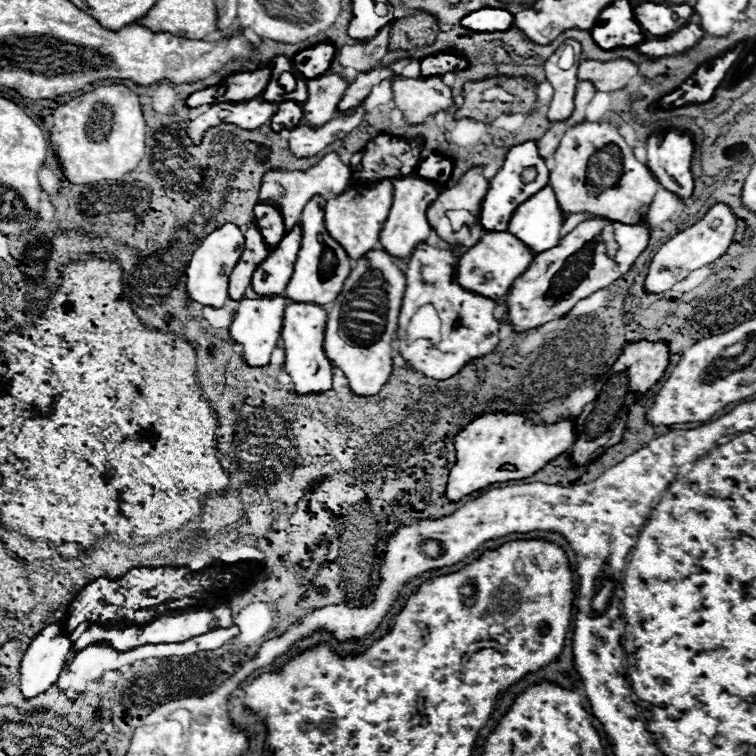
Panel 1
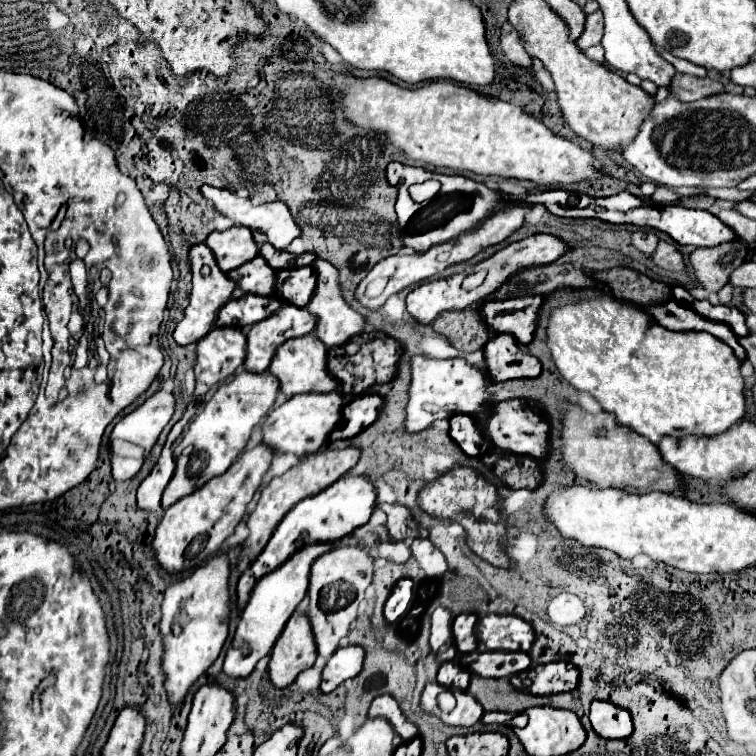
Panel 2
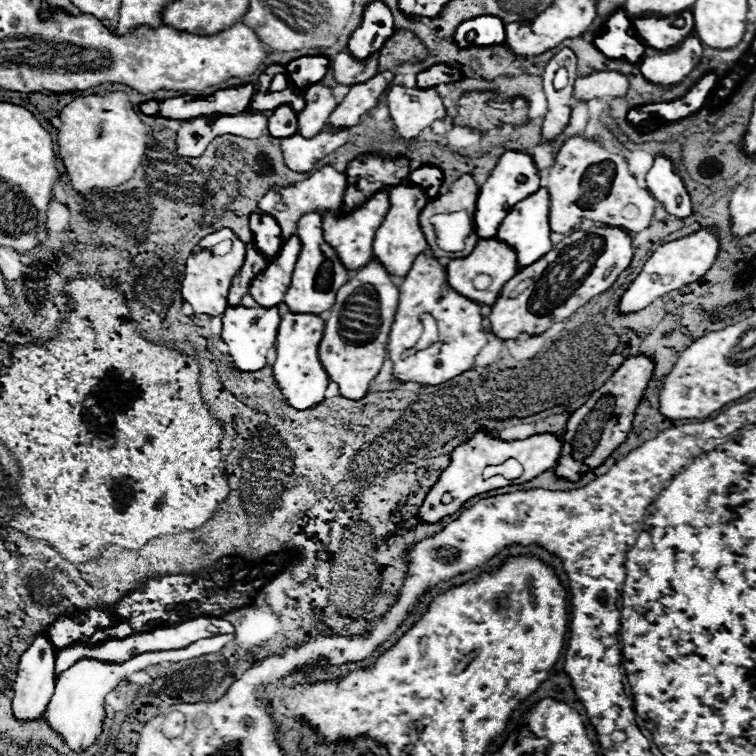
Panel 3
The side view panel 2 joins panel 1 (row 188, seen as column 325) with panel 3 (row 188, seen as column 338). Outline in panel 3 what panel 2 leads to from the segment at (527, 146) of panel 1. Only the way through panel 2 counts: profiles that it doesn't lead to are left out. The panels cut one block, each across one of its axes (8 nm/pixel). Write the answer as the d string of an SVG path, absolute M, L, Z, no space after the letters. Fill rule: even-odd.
M522 152L502 154L496 168L490 172L488 180L480 186L480 192L478 192L476 214L474 214L474 228L478 238L494 238L498 232L498 226L502 224L504 216L514 208L514 204L534 194L538 188L540 188L538 170L528 154L522 154ZM518 178L522 178L522 182Z

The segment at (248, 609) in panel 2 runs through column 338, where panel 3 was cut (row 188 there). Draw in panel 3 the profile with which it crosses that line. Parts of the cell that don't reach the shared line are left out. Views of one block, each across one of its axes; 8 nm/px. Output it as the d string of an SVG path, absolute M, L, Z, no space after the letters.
M540 188L540 192L534 192L532 196L520 200L520 204L516 204L512 212L508 212L508 216L504 218L504 224L500 224L500 232L496 234L496 238L516 250L518 268L526 268L528 264L534 264L536 260L540 260L540 256L552 250L550 226L548 226L548 206L550 206L548 190Z

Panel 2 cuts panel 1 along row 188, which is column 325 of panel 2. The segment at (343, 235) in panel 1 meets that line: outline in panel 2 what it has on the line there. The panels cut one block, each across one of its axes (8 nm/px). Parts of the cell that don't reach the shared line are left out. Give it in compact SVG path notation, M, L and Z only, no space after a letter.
M314 332L302 338L286 340L276 350L276 356L272 358L270 364L270 372L280 380L280 390L284 392L286 398L292 398L296 394L306 394L306 392L334 392L338 388L336 378L328 372L326 352L328 350L324 342L320 342L320 338Z

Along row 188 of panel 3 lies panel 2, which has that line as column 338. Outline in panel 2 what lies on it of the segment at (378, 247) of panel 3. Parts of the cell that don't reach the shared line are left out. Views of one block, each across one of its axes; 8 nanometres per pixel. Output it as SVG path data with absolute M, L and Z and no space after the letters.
M340 390L328 394L296 394L268 414L262 428L262 436L264 436L262 442L272 444L272 448L278 452L296 454L298 458L306 454L314 454L326 444L328 434L342 418L344 406L346 406L346 398Z

